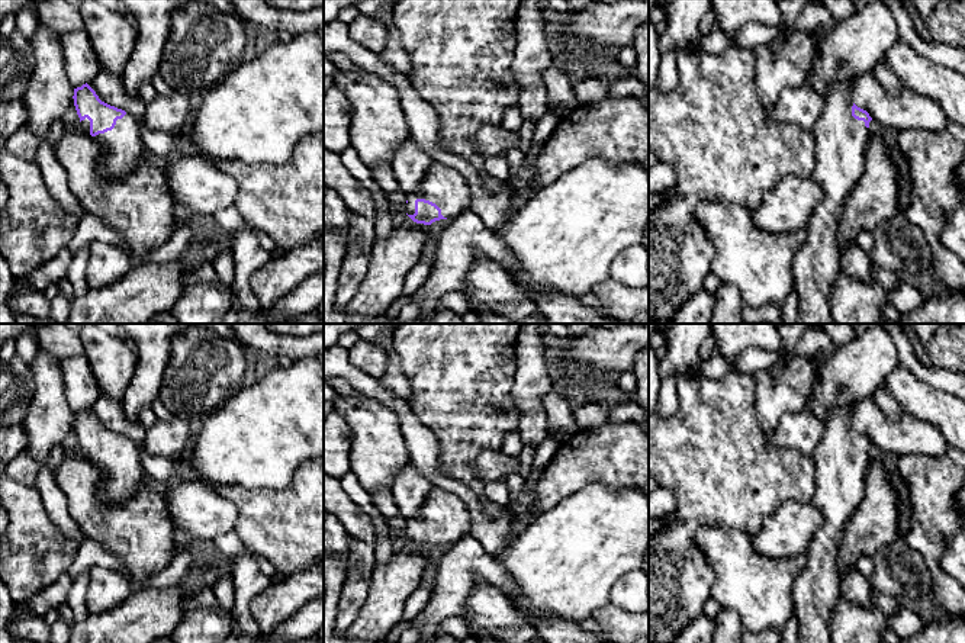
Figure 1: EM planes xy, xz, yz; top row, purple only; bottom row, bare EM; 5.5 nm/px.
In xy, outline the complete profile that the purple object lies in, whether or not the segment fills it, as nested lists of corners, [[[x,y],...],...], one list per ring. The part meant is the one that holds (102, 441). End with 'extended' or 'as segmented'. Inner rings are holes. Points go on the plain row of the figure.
[[[87,408],[74,414],[73,424],[80,453],[102,473],[97,499],[120,504],[132,498],[144,483],[142,449],[125,435],[102,427]]]; extended

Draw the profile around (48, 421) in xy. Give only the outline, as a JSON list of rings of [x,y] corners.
[[[39,350],[32,369],[36,388],[22,425],[28,435],[25,451],[41,466],[35,488],[49,521],[64,536],[83,543],[87,537],[70,517],[67,498],[46,464],[49,451],[64,443],[74,421],[74,412],[64,393],[61,360]]]

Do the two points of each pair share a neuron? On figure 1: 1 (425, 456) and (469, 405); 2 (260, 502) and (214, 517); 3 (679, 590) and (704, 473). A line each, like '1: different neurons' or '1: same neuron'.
1: different neurons
2: different neurons
3: same neuron

